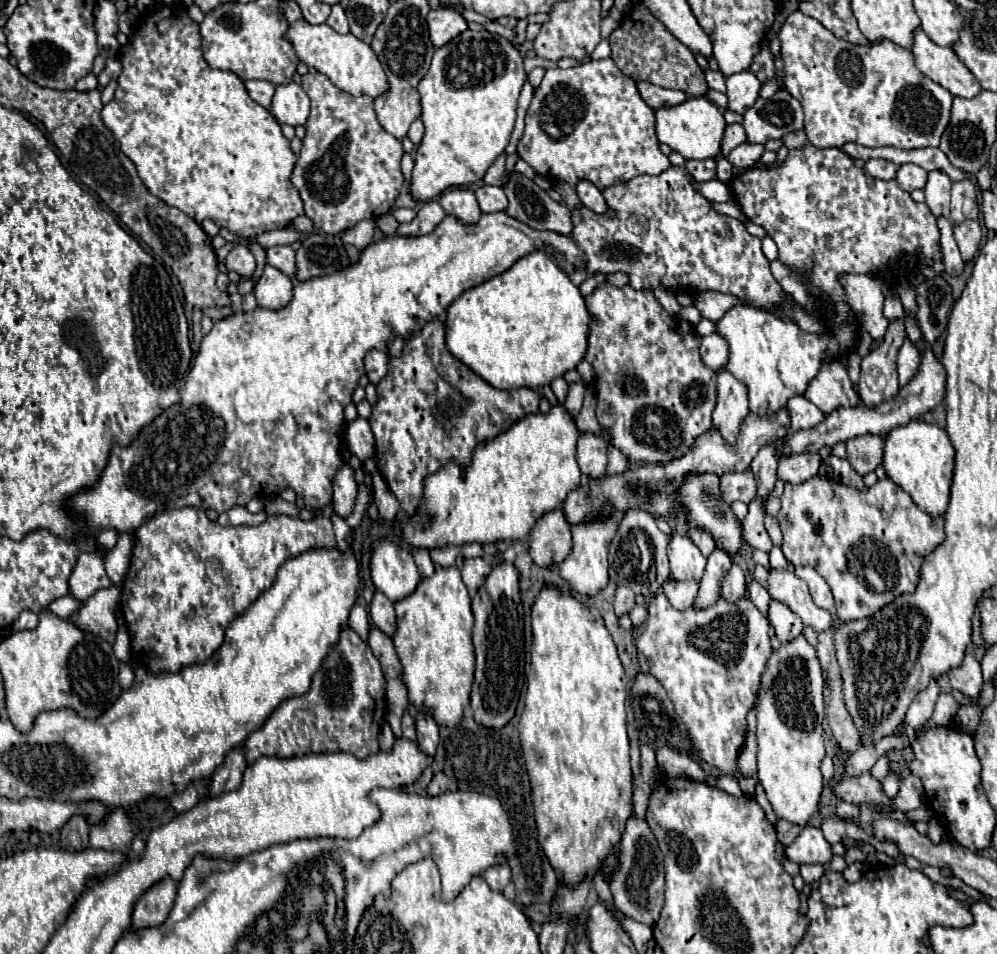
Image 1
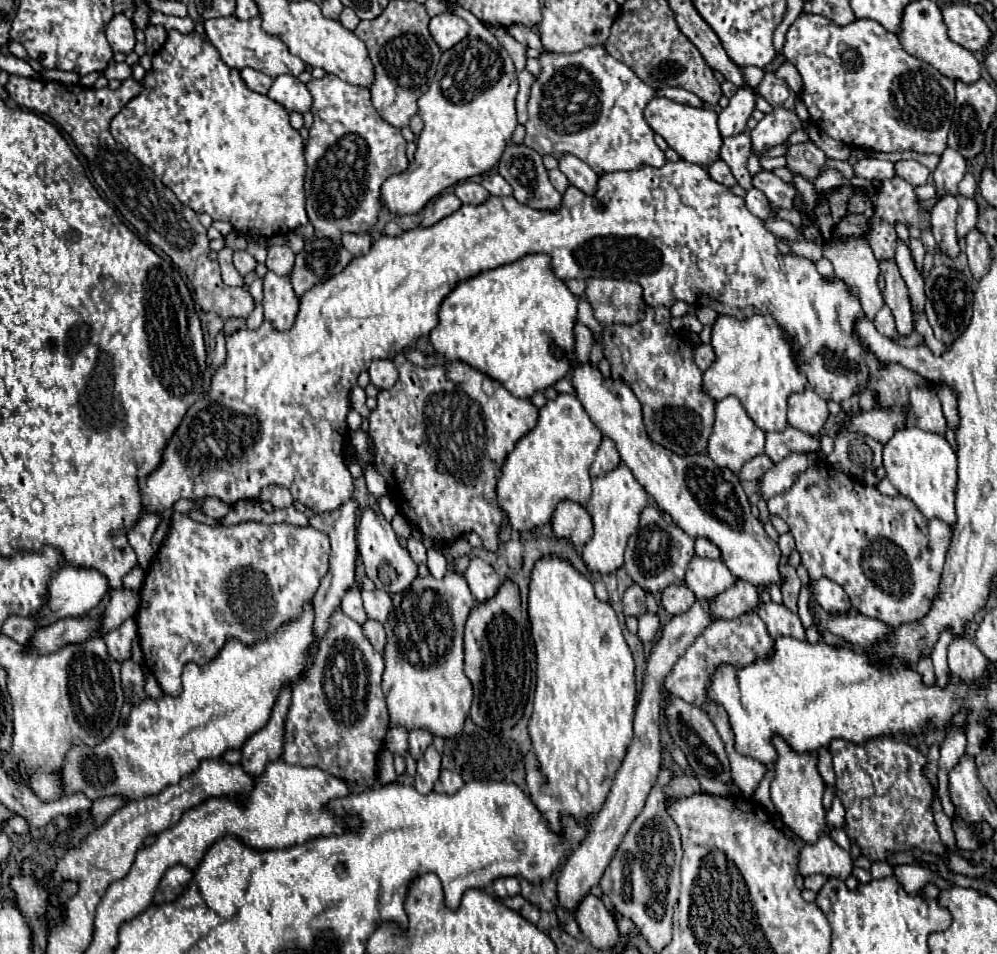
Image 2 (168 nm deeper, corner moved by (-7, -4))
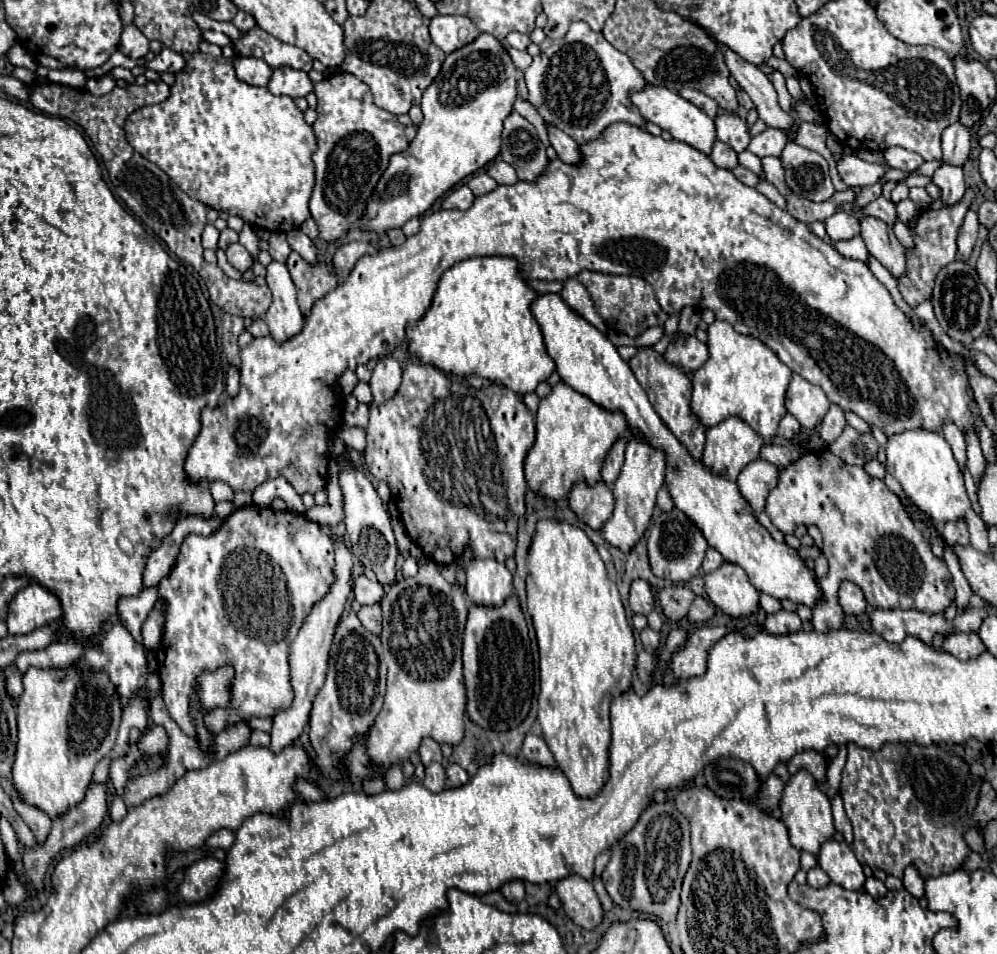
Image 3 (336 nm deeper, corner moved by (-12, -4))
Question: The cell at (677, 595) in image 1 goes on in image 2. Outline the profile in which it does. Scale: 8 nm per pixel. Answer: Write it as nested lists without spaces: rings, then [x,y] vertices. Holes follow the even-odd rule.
[[[671,584],[661,592],[661,604],[671,616],[687,612],[695,600],[695,594],[685,584]]]

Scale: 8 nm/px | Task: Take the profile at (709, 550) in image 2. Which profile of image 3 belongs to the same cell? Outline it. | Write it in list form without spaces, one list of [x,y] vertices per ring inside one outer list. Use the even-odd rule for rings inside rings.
[[[708,548],[708,550],[706,550],[706,556],[704,556],[704,562],[702,562],[702,572],[712,572],[712,570],[716,570],[722,562],[724,562],[724,558],[720,556],[720,552],[716,552],[714,548]]]

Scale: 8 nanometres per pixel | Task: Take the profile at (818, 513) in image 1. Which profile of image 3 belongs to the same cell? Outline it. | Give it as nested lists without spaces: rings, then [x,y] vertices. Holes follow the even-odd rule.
[[[830,450],[806,452],[800,460],[786,466],[776,488],[768,494],[766,512],[784,534],[790,534],[798,524],[814,524],[822,532],[822,554],[830,568],[824,578],[816,580],[822,592],[812,608],[816,632],[834,628],[834,608],[841,608],[834,601],[834,592],[844,580],[860,586],[866,602],[874,608],[916,608],[942,614],[954,602],[954,586],[946,562],[932,554],[928,540],[916,530],[900,500],[886,490],[882,480],[868,476],[864,468],[848,466]]]

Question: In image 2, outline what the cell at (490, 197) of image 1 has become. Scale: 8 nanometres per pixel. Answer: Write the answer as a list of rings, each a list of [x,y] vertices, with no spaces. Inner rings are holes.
[[[491,170],[489,174],[485,174],[483,180],[481,180],[481,184],[483,184],[483,186],[489,190],[489,194],[493,194],[493,196],[511,196],[511,194],[513,194],[509,182],[507,182],[499,172],[495,172],[495,170]]]

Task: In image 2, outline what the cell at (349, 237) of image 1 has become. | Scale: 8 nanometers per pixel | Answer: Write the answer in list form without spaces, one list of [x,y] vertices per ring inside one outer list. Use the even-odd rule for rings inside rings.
[[[345,234],[341,238],[341,244],[345,250],[351,252],[351,256],[363,256],[371,248],[371,238],[369,234]]]

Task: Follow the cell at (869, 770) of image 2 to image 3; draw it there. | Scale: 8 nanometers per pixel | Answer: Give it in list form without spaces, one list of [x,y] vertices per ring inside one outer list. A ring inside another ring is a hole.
[[[848,744],[848,760],[842,770],[840,794],[844,798],[846,816],[854,828],[854,852],[862,864],[880,868],[886,874],[902,878],[906,866],[914,864],[924,878],[950,874],[966,860],[970,848],[966,846],[962,832],[974,822],[970,814],[976,806],[980,792],[980,778],[976,778],[962,758],[936,744],[886,744],[878,752]]]

